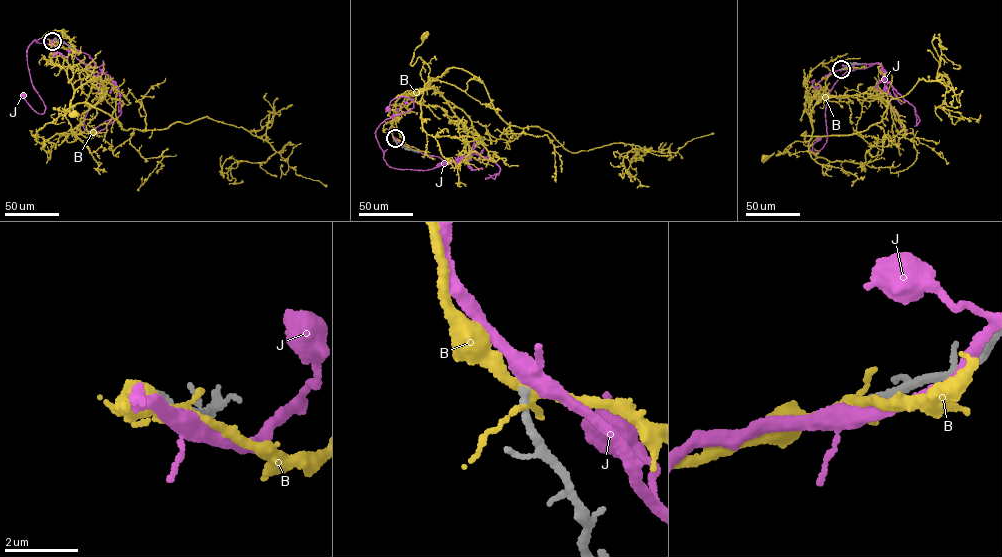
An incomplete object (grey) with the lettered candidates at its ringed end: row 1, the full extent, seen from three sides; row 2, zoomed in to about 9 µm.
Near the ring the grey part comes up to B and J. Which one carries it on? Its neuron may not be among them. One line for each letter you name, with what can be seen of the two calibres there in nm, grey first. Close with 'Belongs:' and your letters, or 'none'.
Belongs: none

